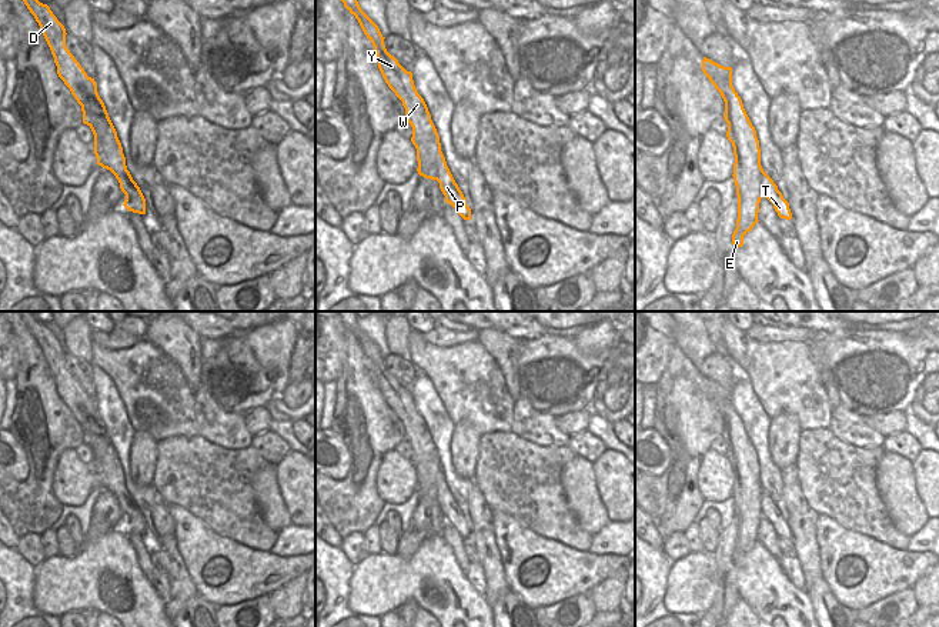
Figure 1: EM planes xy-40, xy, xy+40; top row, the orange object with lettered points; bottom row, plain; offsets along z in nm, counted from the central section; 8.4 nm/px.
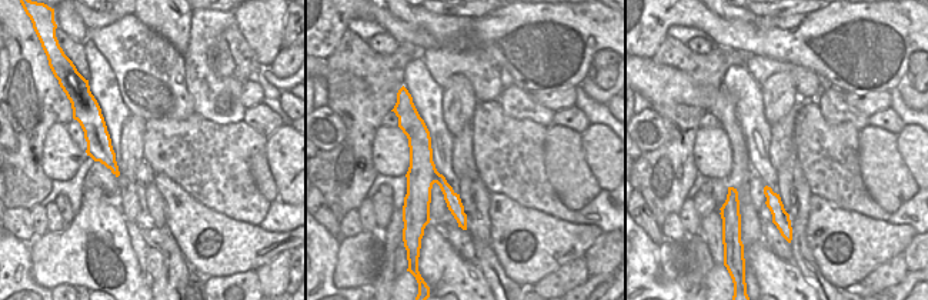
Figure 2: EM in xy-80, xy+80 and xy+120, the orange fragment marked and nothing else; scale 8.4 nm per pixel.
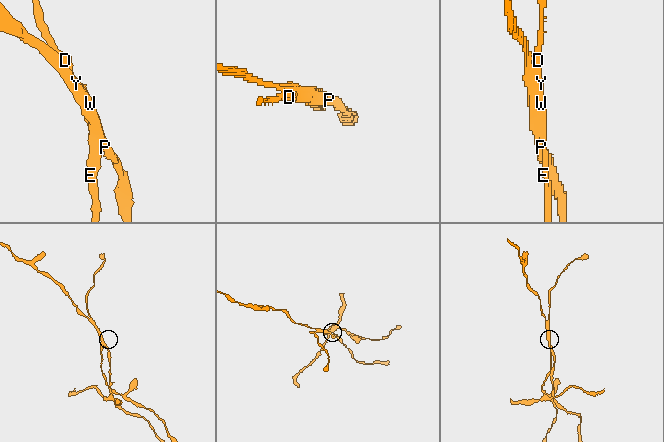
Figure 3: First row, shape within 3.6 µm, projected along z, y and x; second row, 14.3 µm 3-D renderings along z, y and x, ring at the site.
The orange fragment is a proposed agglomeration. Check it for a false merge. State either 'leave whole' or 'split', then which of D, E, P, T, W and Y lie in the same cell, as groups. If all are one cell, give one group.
split | D E P W Y / T

